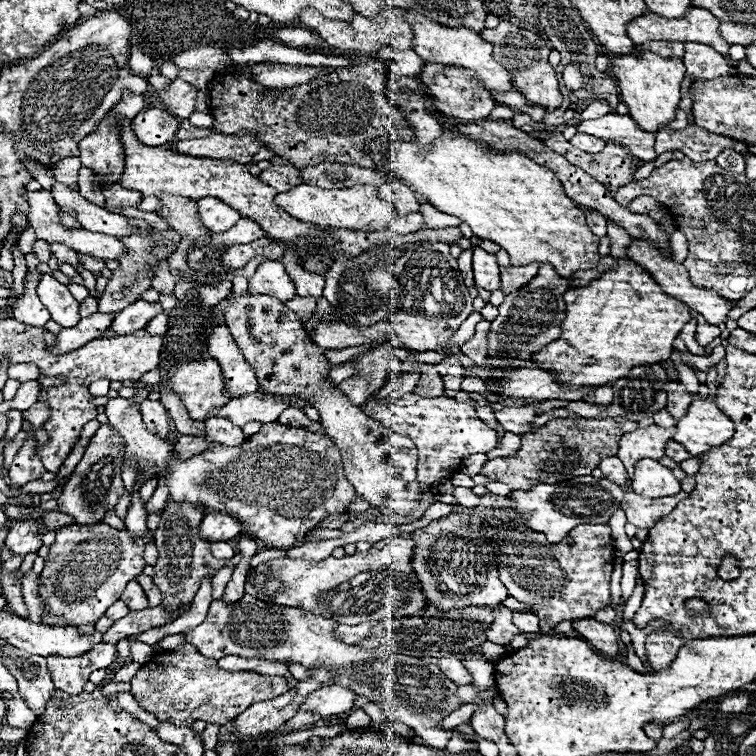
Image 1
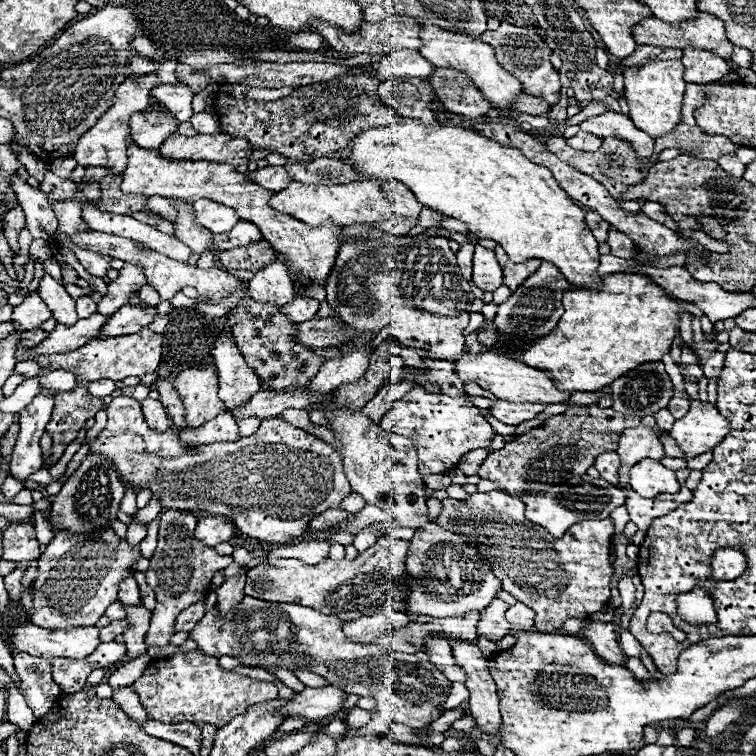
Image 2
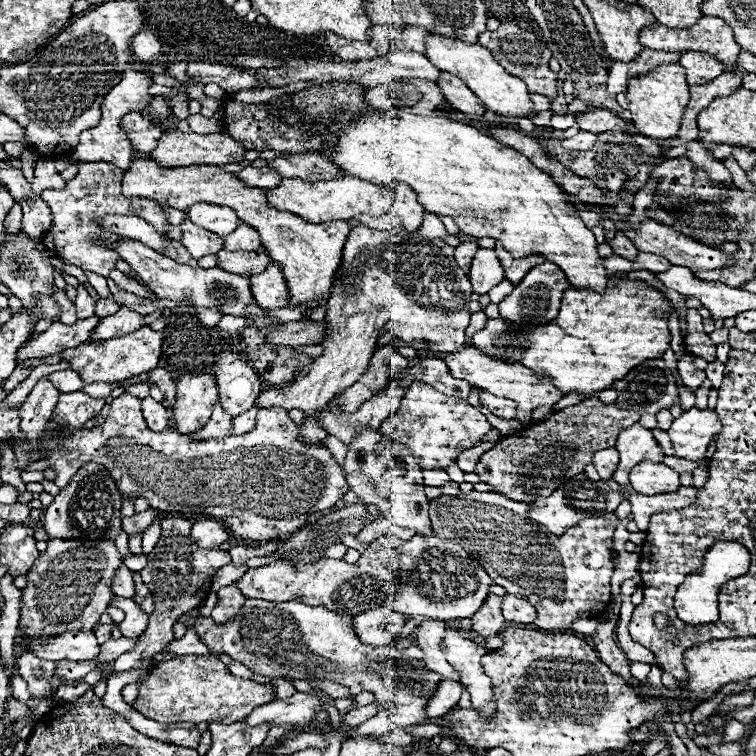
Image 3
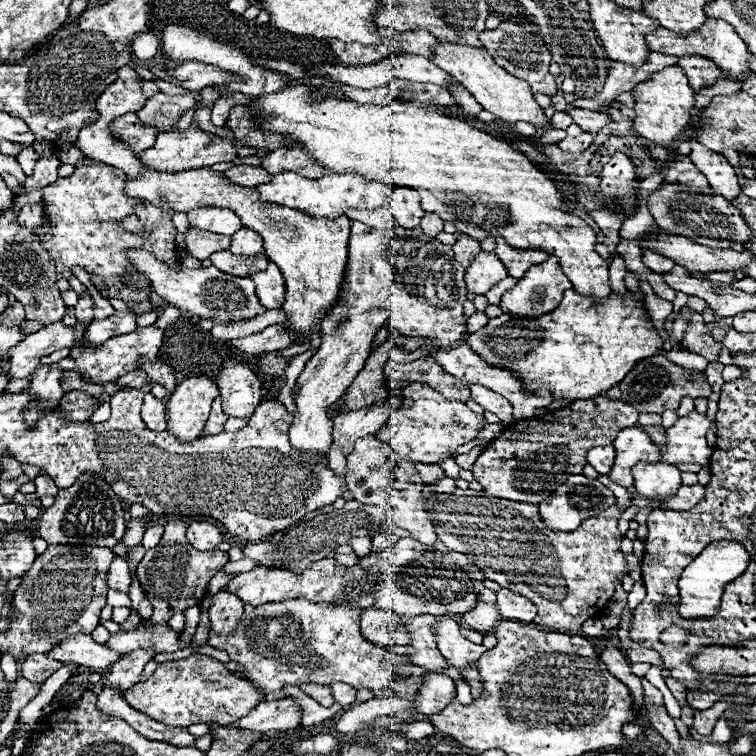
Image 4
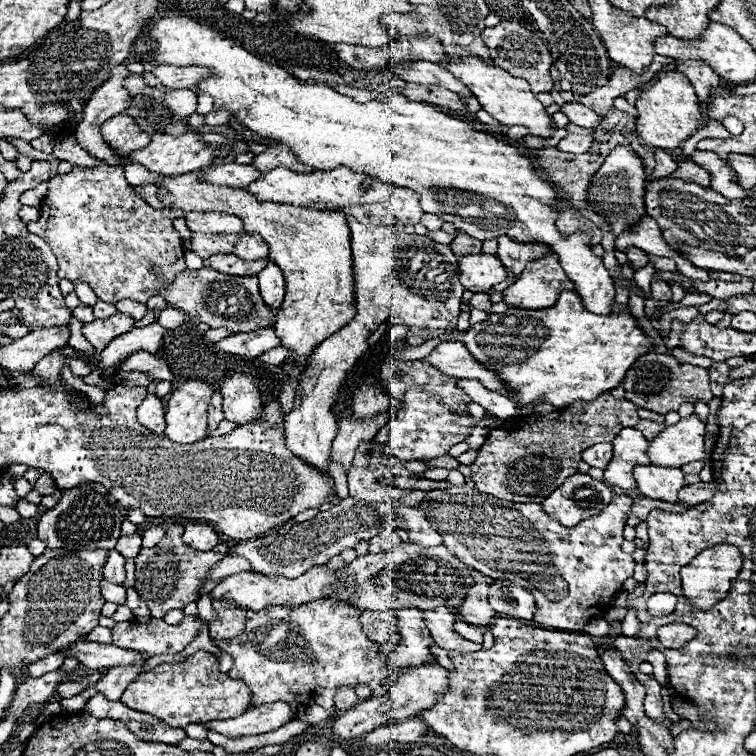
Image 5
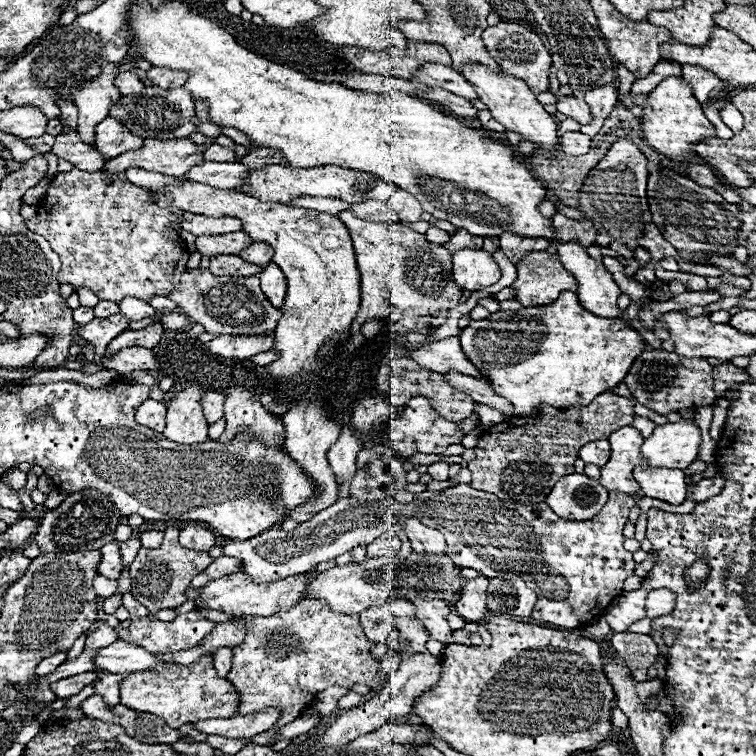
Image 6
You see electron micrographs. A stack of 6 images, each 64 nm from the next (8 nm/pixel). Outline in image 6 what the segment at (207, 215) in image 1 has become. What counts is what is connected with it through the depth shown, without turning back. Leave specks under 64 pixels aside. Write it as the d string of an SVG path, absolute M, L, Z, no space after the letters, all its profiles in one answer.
M192 214L188 220L182 222L182 228L192 232L194 236L216 236L216 234L230 234L242 230L242 222L232 216Z

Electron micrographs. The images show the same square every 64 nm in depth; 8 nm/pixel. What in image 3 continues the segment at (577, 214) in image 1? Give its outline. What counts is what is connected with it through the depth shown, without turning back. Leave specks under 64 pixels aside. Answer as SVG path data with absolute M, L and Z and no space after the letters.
M398 108L386 110L386 116L366 112L356 120L354 126L332 126L332 130L338 132L338 144L330 148L326 156L330 156L334 164L346 168L346 174L384 186L404 182L412 186L418 202L424 206L426 212L438 216L452 216L460 226L462 234L500 240L514 258L540 254L546 260L558 264L560 270L566 274L568 282L578 290L594 290L598 294L606 290L608 276L602 266L602 258L598 256L598 242L594 240L594 234L586 228L586 224L578 216L578 210L570 206L566 194L562 192L562 188L558 188L552 176L536 168L518 150L496 142L494 138L482 134L468 124L448 118L424 118Z

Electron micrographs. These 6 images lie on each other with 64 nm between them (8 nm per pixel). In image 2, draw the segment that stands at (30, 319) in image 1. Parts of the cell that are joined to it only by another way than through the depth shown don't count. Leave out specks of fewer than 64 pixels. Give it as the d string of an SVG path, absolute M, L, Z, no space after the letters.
M32 292L30 296L24 298L22 304L14 306L14 314L12 314L12 322L20 326L20 330L30 330L34 326L42 326L48 318L50 318L50 310L48 306L42 302L42 298L38 296L38 292Z

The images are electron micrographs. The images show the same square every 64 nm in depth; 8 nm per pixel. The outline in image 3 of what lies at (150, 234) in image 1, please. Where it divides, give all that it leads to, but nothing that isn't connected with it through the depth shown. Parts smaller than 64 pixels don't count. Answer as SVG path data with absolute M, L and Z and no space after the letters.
M99 298L96 301L96 316L106 318L106 316L118 312L118 308L120 308L120 304L114 298Z

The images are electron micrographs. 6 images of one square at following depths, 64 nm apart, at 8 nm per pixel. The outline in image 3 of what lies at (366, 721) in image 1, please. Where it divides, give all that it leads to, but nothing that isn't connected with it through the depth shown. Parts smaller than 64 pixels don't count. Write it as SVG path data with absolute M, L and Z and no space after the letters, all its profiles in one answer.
M368 704L368 706L354 706L348 714L342 718L342 726L360 726L368 718L372 718L378 712L378 704Z

